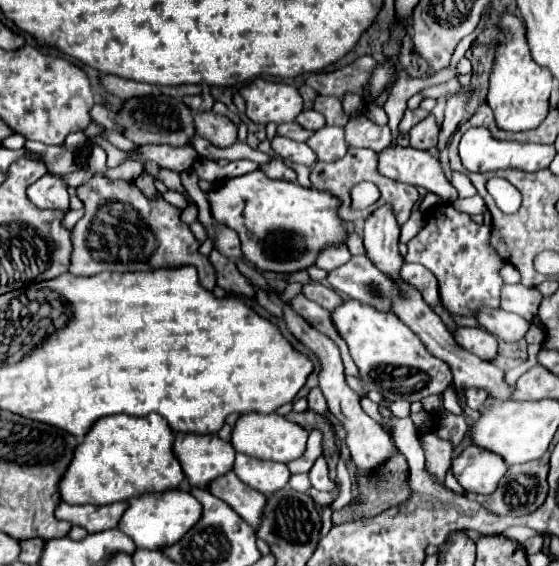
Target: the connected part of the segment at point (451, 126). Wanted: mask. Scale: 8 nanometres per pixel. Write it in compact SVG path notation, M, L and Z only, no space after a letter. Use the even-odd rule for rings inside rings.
M448 96L448 104L446 104L446 118L442 122L440 128L440 136L438 136L438 152L442 152L448 146L450 136L456 132L460 120L464 118L464 108L468 104L468 96Z

